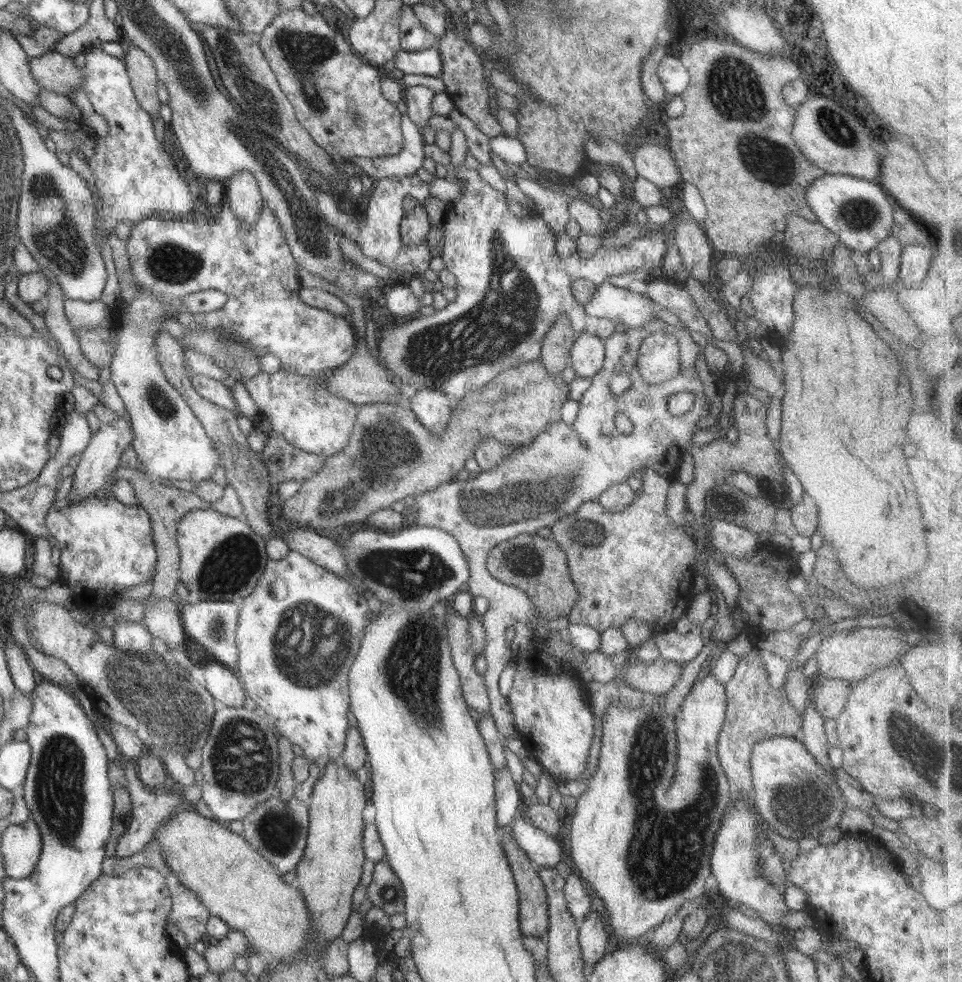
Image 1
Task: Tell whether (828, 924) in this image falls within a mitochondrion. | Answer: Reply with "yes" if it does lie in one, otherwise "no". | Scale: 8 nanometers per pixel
no

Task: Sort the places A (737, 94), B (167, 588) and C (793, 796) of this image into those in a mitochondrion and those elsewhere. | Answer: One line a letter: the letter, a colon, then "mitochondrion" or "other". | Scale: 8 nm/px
A: mitochondrion
B: other
C: mitochondrion

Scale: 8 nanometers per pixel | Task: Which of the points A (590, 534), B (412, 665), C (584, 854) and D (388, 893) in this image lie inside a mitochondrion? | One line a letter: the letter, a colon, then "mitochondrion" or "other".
A: mitochondrion
B: mitochondrion
C: other
D: mitochondrion

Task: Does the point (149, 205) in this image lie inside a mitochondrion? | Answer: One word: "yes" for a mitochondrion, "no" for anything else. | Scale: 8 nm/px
no

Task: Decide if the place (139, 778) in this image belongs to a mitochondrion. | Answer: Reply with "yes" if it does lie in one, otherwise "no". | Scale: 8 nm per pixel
no

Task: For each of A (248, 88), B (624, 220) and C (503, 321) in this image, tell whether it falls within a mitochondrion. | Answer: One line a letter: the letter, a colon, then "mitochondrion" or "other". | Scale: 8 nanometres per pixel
A: mitochondrion
B: other
C: mitochondrion

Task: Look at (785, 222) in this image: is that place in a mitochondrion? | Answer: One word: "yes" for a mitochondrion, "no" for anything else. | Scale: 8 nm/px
no

